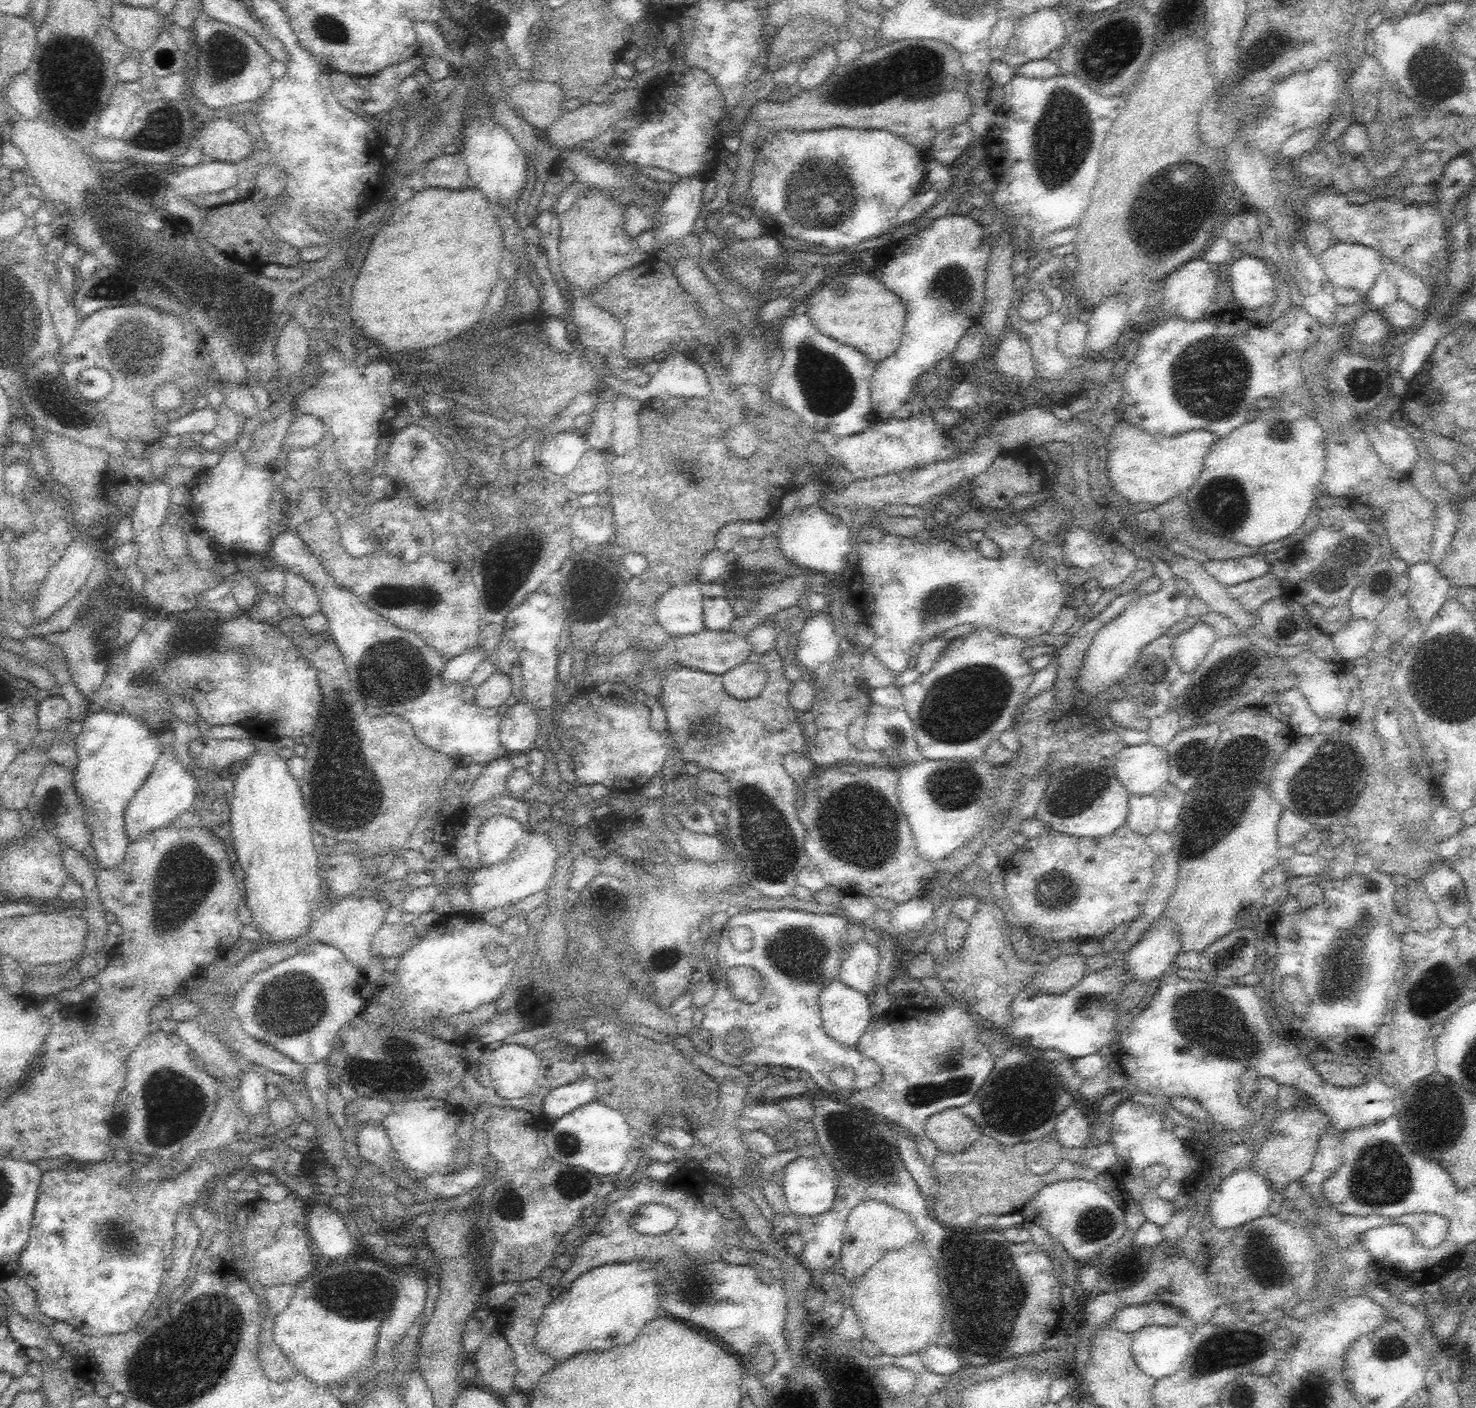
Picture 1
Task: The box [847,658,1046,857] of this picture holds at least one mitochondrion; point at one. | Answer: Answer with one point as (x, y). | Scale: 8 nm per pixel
(961, 706)

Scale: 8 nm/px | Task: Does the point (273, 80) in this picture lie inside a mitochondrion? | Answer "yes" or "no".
no

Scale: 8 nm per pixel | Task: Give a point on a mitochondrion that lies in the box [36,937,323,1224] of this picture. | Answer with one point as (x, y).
(172, 1103)

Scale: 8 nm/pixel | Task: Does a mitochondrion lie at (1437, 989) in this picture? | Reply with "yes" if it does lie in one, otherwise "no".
yes

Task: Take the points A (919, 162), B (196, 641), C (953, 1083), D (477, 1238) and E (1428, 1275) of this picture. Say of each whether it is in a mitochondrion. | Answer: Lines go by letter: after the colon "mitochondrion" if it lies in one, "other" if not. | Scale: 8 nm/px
A: other
B: other
C: mitochondrion
D: other
E: other

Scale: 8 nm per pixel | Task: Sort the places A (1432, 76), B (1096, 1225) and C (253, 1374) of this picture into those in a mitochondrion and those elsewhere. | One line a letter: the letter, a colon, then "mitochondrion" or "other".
A: mitochondrion
B: mitochondrion
C: other

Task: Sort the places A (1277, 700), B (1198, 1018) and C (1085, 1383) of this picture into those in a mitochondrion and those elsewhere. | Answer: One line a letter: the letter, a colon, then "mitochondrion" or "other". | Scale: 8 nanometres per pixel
A: other
B: mitochondrion
C: other

